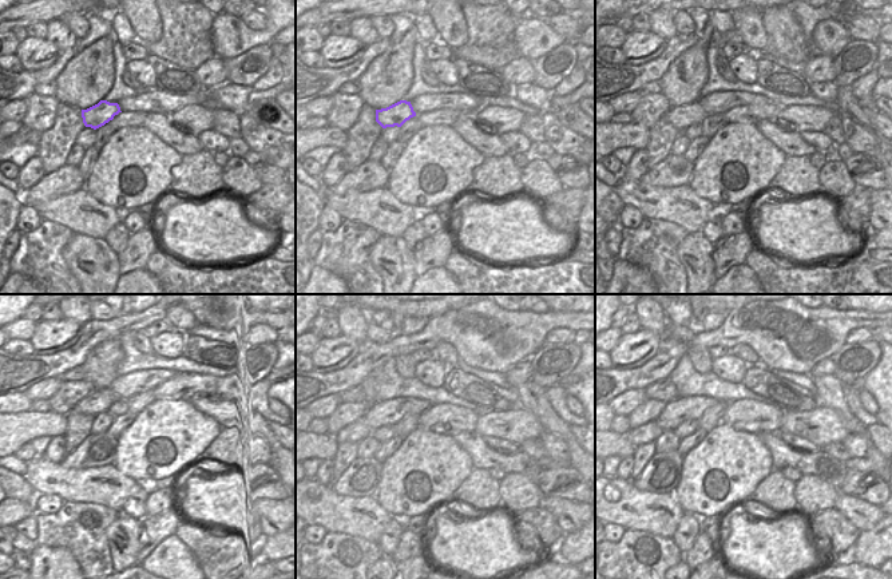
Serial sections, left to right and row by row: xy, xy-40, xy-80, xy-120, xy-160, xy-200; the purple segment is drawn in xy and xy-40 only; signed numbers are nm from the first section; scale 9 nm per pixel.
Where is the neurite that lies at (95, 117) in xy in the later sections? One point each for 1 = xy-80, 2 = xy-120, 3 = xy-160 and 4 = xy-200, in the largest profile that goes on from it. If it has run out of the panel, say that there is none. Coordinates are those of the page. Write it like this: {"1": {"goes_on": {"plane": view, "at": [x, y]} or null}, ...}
{"1": {"goes_on": {"plane": "xy-80", "at": [681, 117]}}, "2": {"goes_on": {"plane": "xy-120", "at": [79, 416]}}, "3": {"goes_on": {"plane": "xy-160", "at": [355, 432]}}, "4": {"goes_on": {"plane": "xy-200", "at": [649, 432]}}}

